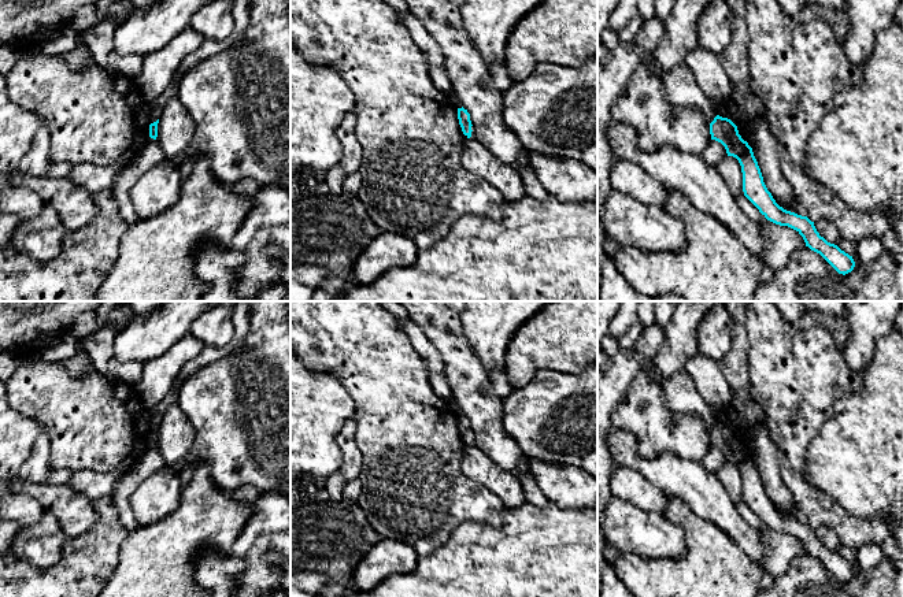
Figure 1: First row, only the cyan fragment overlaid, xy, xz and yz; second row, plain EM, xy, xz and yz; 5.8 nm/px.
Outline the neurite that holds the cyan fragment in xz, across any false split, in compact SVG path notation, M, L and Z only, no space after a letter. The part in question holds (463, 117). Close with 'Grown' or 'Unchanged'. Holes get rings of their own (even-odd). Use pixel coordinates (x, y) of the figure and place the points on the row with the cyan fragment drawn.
M458 108L458 119L459 119L459 125L462 127L463 134L470 138L471 137L471 120L470 120L470 114L467 112L467 110Z. Unchanged

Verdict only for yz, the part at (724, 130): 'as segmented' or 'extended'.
as segmented

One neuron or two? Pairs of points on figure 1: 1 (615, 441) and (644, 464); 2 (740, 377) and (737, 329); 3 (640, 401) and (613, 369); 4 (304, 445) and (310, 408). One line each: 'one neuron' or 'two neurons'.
1: one neuron
2: one neuron
3: two neurons
4: one neuron

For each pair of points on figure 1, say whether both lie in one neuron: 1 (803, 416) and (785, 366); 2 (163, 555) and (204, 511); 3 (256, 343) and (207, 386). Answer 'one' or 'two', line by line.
1: one
2: one
3: one

